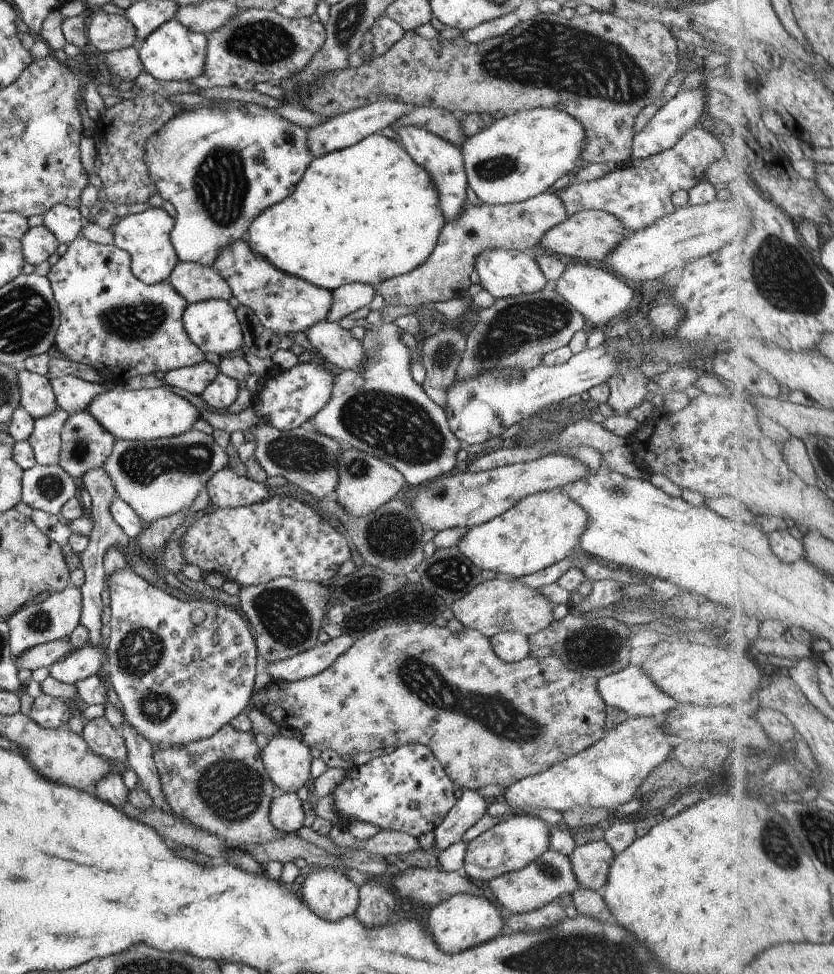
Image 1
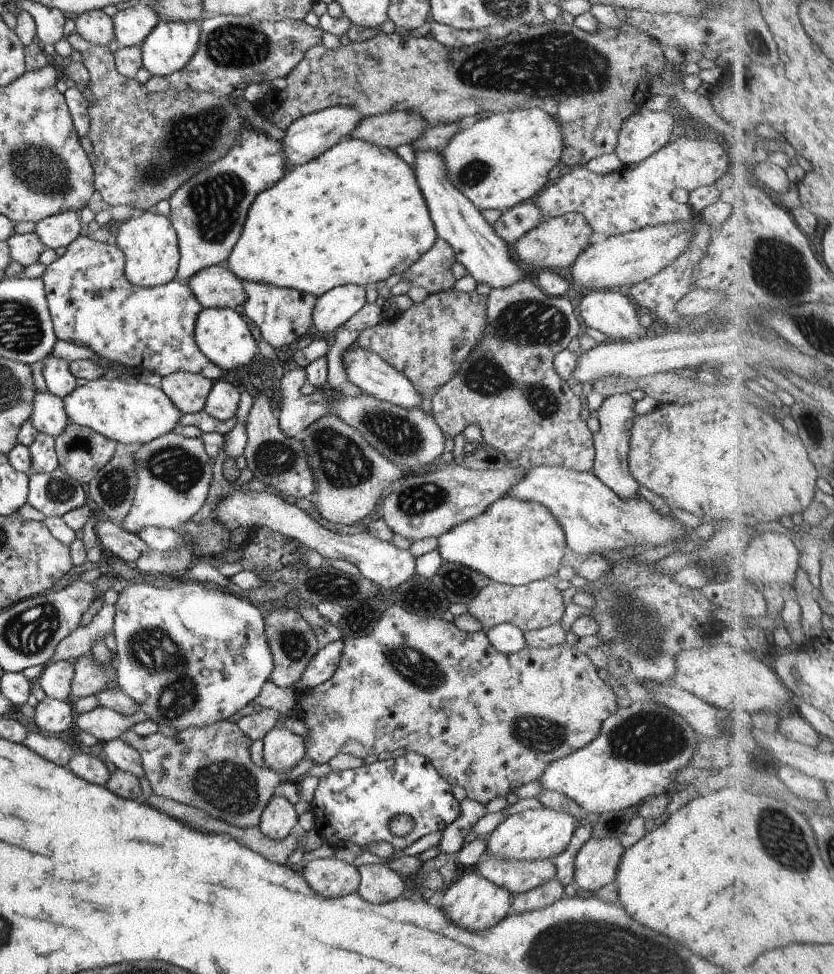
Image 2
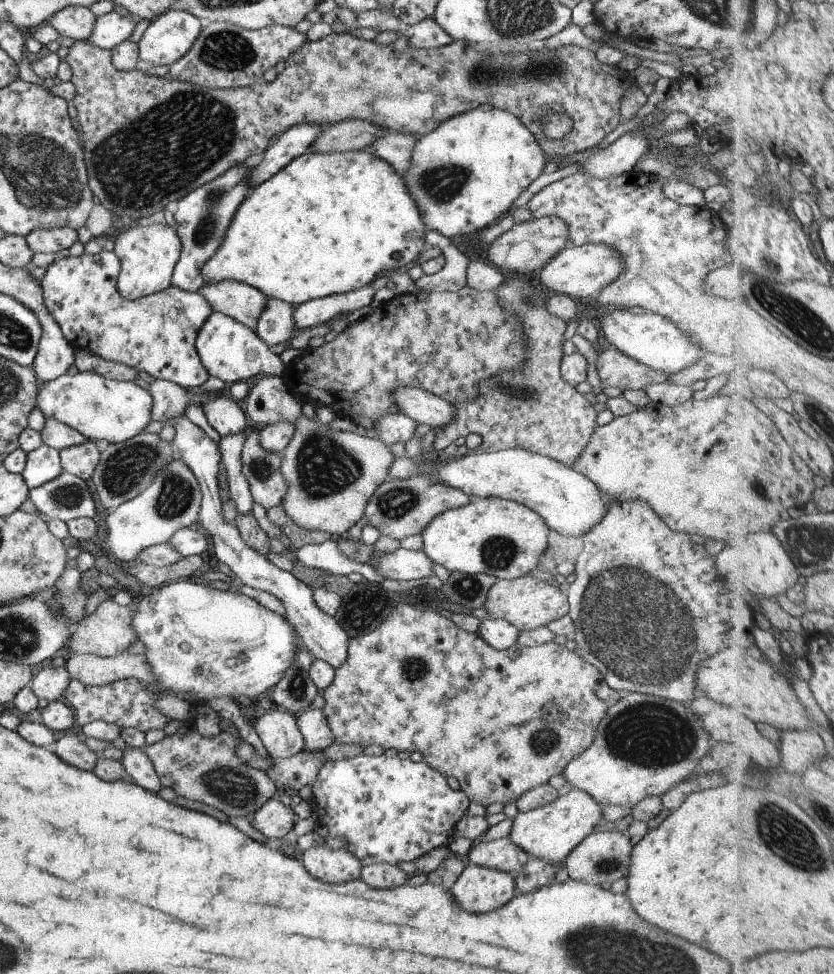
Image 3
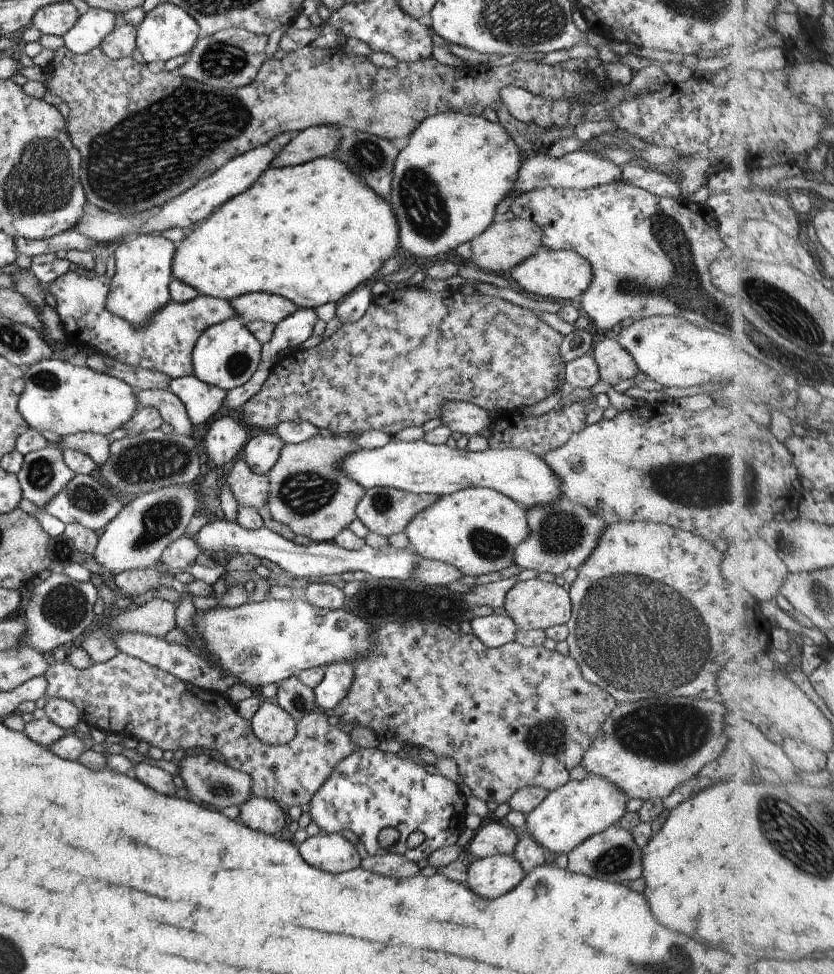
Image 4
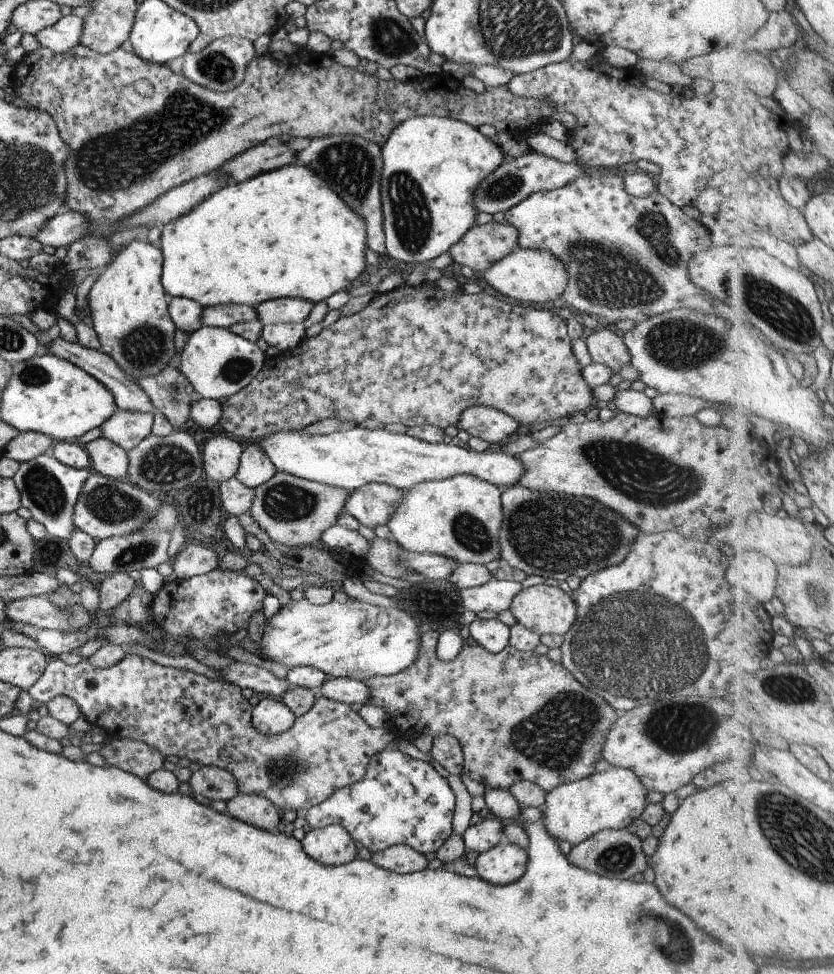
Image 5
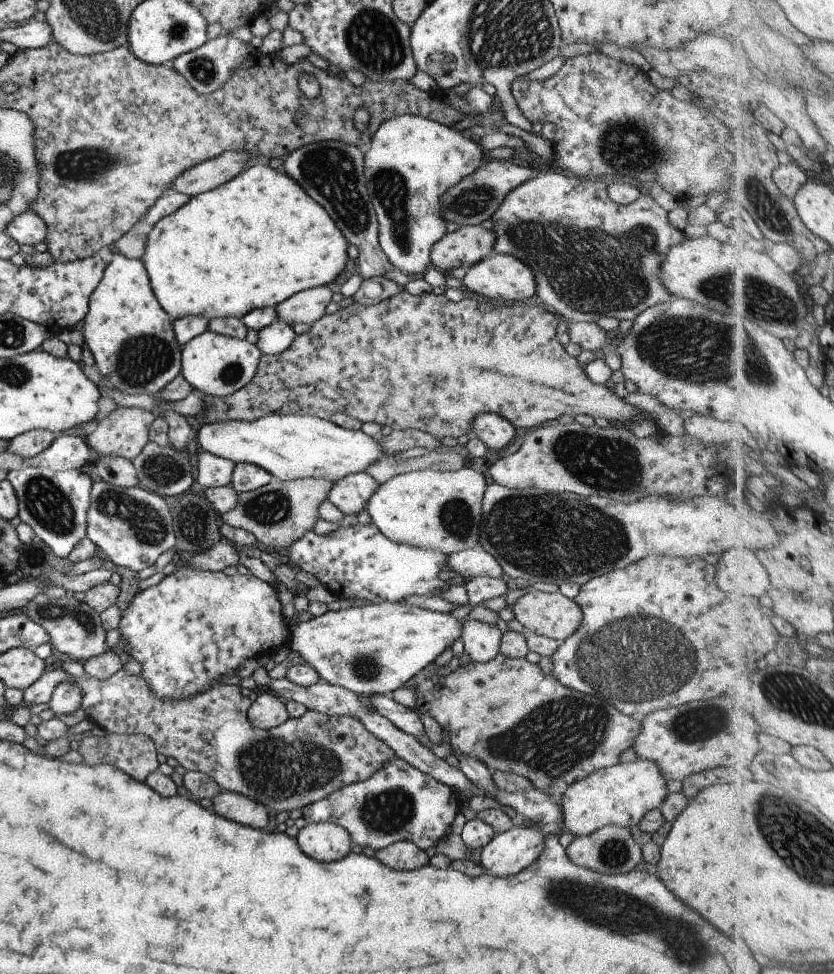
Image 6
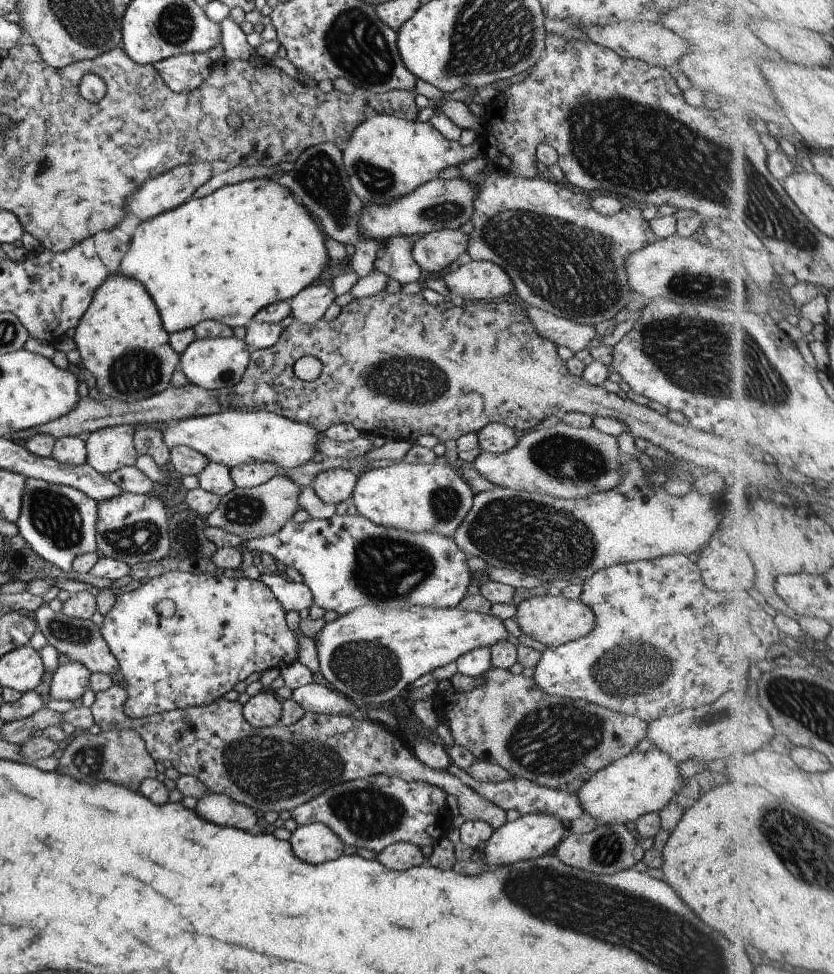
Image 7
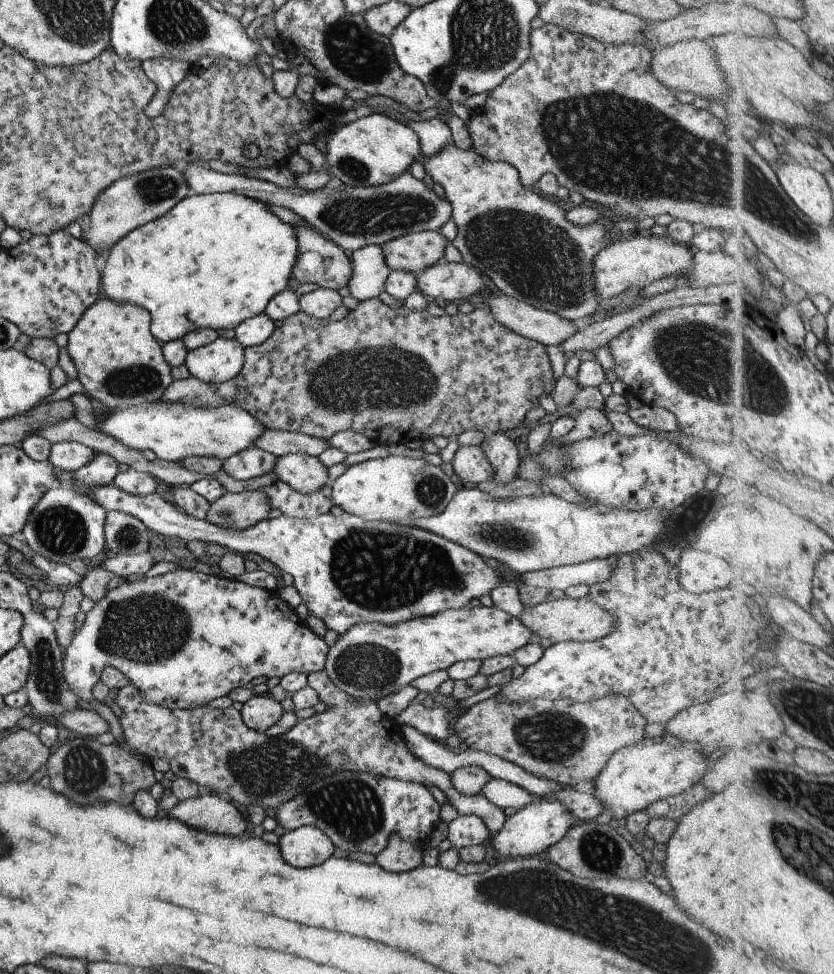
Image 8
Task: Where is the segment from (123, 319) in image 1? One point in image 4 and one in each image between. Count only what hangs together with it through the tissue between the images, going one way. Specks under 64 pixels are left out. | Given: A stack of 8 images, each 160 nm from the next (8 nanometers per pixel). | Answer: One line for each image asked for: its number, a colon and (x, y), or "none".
2: (91, 304)
3: (156, 333)
4: (165, 345)

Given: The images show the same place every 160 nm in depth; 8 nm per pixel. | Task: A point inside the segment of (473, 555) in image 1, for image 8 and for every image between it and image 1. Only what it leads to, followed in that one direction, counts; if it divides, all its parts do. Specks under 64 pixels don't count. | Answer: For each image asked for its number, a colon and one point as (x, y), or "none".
2: (515, 542)
3: (497, 537)
4: (476, 530)
5: (459, 518)
6: (437, 510)
7: (412, 497)
8: (396, 489)

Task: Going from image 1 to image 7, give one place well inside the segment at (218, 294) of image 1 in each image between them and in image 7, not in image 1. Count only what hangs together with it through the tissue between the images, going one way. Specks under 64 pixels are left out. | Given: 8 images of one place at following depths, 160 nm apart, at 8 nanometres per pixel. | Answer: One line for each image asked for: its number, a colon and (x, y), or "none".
2: (214, 286)
3: (238, 300)
4: (249, 307)
5: (283, 309)
6: (304, 307)
7: (308, 305)

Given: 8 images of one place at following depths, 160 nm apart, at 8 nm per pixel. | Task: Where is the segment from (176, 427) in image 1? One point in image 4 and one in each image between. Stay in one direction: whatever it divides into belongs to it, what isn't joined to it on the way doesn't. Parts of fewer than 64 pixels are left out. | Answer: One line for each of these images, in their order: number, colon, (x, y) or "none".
2: (134, 413)
3: (96, 407)
4: (58, 397)

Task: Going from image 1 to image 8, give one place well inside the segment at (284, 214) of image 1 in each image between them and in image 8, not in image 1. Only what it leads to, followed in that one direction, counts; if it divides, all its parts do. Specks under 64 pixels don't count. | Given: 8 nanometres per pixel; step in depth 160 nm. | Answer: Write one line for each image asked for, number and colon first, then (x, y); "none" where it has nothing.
2: (354, 215)
3: (327, 223)
4: (311, 233)
5: (284, 233)
6: (252, 242)
7: (222, 257)
8: (214, 260)

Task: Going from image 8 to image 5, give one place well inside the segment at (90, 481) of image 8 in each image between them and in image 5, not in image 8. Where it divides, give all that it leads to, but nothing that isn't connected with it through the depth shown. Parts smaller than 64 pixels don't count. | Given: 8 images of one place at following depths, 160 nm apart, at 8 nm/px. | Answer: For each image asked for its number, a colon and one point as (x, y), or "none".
5: (126, 429)
6: (123, 432)
7: (108, 449)

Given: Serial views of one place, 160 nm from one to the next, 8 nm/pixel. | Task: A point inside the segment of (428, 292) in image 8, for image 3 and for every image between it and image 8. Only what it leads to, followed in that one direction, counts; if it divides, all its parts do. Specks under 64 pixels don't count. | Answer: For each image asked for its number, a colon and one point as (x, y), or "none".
3: (581, 272)
4: (562, 274)
5: (529, 275)
6: (501, 276)
7: (476, 280)

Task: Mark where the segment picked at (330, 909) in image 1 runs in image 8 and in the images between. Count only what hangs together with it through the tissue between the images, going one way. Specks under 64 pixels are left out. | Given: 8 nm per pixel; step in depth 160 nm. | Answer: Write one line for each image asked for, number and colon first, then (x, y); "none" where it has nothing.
2: (331, 878)
3: (332, 866)
4: (331, 853)
5: (332, 845)
6: (323, 841)
7: (314, 842)
8: (307, 845)

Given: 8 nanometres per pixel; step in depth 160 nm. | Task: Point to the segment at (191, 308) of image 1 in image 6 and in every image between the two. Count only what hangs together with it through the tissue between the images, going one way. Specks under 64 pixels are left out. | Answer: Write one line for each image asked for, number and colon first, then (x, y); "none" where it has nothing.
2: (221, 335)
3: (228, 350)
4: (225, 354)
5: (217, 363)
6: (215, 365)

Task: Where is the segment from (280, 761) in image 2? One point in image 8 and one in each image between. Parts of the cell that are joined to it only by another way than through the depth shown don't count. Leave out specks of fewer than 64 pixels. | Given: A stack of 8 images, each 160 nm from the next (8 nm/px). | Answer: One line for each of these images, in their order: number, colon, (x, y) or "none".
3: (277, 730)
4: (270, 723)
5: (270, 717)
6: (267, 711)
7: (262, 710)
8: (259, 712)

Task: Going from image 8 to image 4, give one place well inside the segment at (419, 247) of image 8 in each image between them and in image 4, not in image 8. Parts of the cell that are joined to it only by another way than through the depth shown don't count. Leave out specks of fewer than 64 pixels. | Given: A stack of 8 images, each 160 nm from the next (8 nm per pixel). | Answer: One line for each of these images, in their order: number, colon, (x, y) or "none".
4: (503, 244)
5: (481, 246)
6: (463, 246)
7: (434, 251)

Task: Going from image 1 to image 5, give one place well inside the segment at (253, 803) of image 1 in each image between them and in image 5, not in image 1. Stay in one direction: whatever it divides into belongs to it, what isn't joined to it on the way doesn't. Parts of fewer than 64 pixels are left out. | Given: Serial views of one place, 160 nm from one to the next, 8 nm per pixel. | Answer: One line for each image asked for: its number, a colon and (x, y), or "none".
2: (208, 768)
3: (198, 768)
4: (207, 780)
5: (215, 783)

